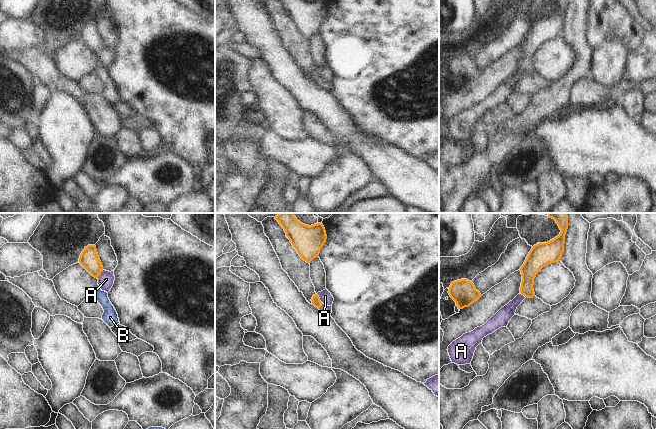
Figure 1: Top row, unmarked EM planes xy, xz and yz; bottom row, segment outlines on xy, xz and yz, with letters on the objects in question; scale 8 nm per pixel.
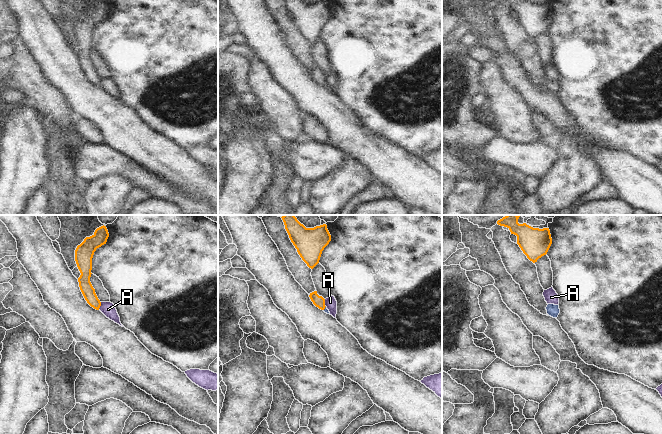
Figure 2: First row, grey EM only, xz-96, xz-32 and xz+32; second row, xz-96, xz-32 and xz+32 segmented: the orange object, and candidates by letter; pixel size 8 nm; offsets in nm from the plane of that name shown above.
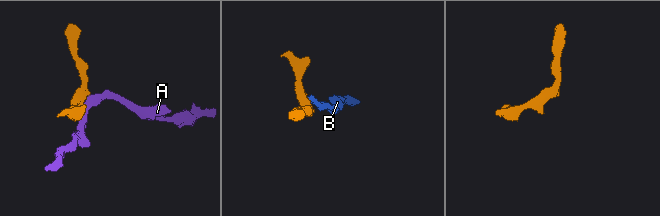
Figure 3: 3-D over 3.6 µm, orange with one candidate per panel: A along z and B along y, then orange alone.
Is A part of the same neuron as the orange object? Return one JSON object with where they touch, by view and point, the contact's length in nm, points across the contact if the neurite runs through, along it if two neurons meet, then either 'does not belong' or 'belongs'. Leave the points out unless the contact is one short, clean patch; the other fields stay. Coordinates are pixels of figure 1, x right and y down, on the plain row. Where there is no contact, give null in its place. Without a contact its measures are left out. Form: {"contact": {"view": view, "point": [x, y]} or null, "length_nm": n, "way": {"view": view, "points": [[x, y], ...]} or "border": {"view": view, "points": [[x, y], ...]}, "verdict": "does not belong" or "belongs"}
{"contact": {"view": "xz", "point": [319, 74]}, "length_nm": 90, "border": {"view": "xz", "points": [[316, 70], [322, 78]]}, "verdict": "does not belong"}

